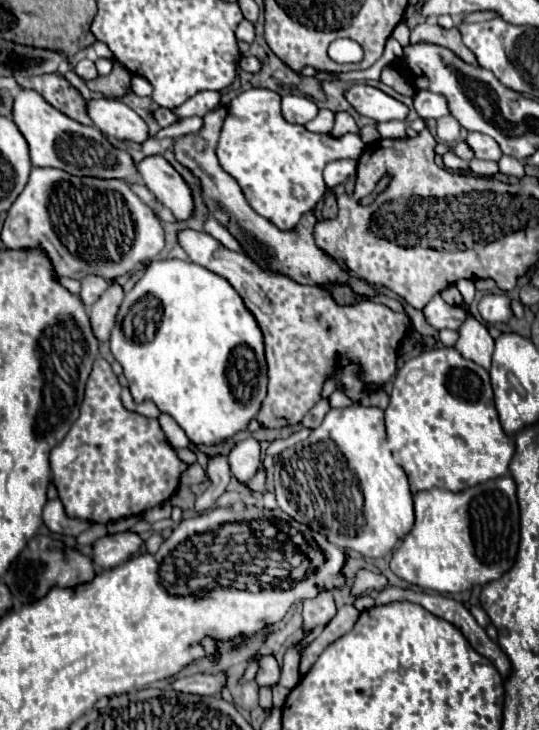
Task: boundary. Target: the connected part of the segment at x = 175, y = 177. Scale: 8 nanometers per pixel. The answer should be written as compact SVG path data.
M163 156L145 158L137 164L137 170L145 186L163 206L167 206L175 214L177 220L189 220L193 216L195 206L191 188Z

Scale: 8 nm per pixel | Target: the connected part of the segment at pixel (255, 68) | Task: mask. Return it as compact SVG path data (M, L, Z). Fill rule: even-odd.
M241 56L241 58L239 58L239 68L245 70L245 72L255 74L255 72L259 72L261 62L259 62L257 58L253 58L253 56Z

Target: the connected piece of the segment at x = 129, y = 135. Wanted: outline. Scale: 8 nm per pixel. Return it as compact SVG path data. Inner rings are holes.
M89 100L89 116L99 130L117 140L131 140L135 144L149 140L149 126L145 120L119 100Z

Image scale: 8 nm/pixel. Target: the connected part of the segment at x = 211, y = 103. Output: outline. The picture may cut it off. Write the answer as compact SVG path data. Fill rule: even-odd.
M199 92L199 94L195 94L195 98L189 98L183 106L173 108L173 112L183 118L187 118L187 116L201 116L203 118L217 104L219 104L219 92Z

